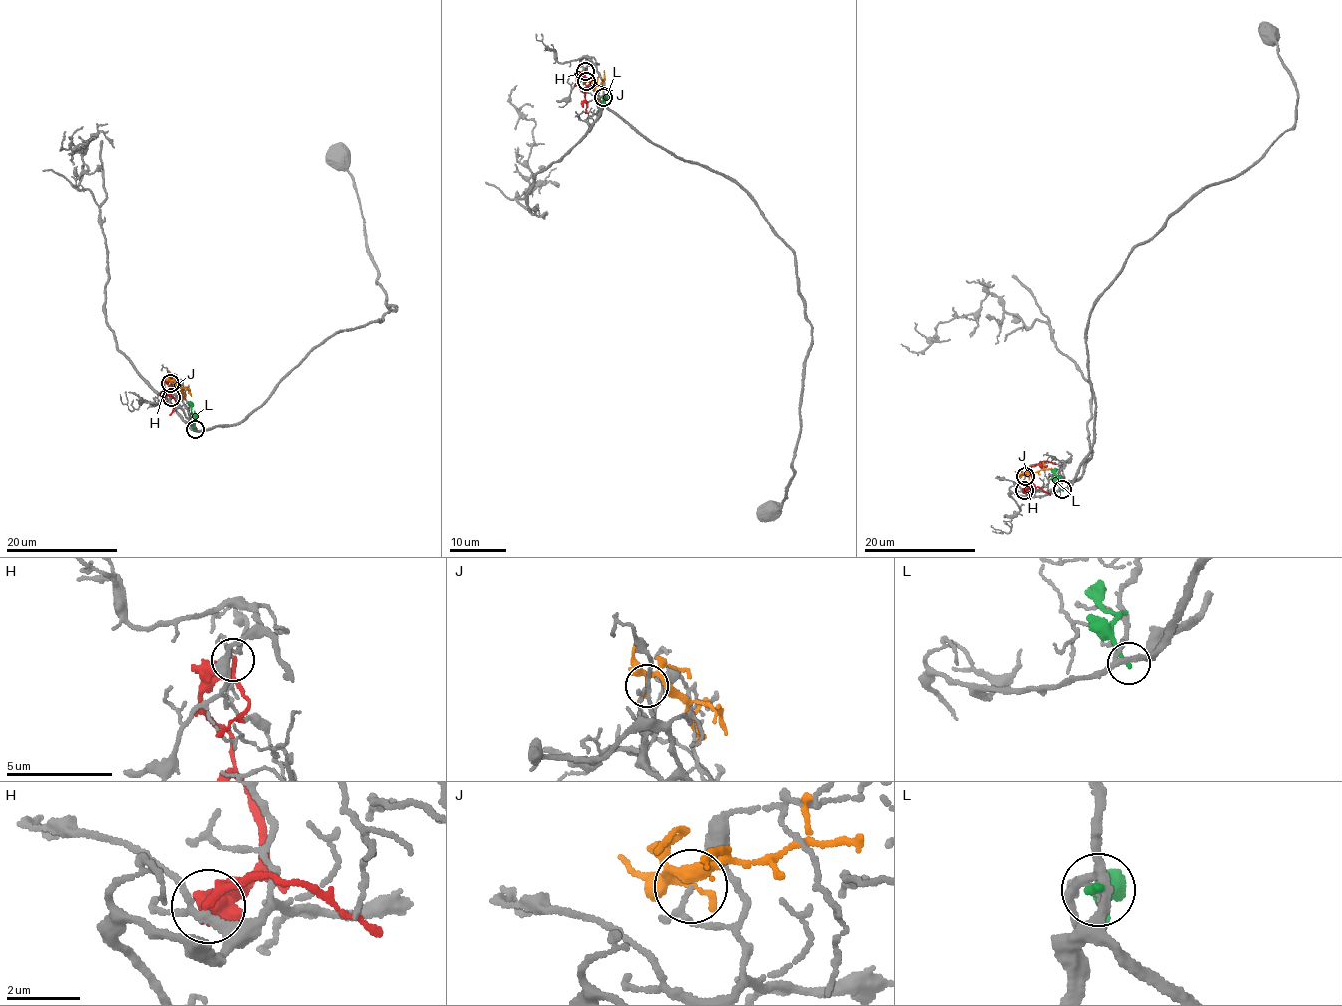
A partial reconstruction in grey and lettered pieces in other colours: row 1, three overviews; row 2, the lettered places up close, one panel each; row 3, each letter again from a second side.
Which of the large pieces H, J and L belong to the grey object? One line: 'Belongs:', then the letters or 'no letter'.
Belongs: no letter

